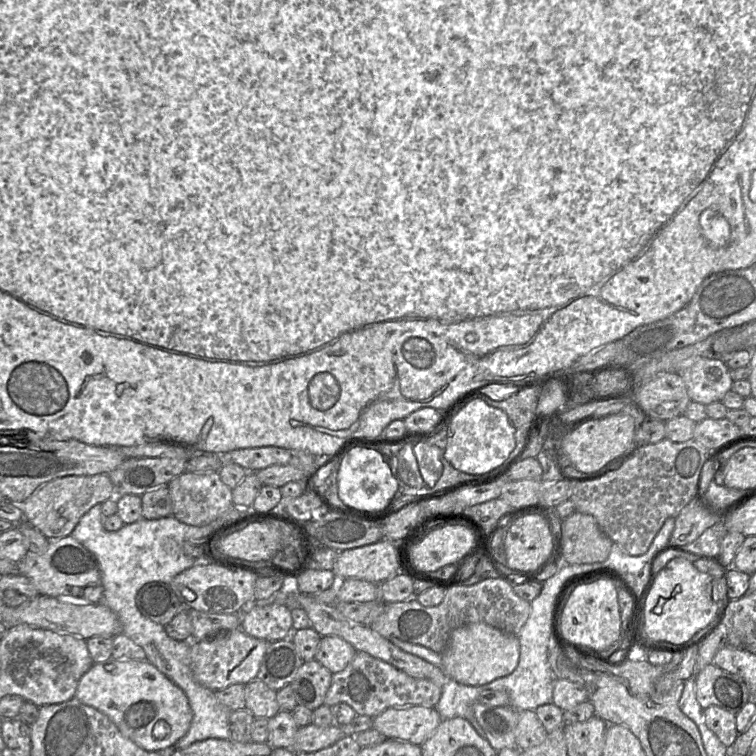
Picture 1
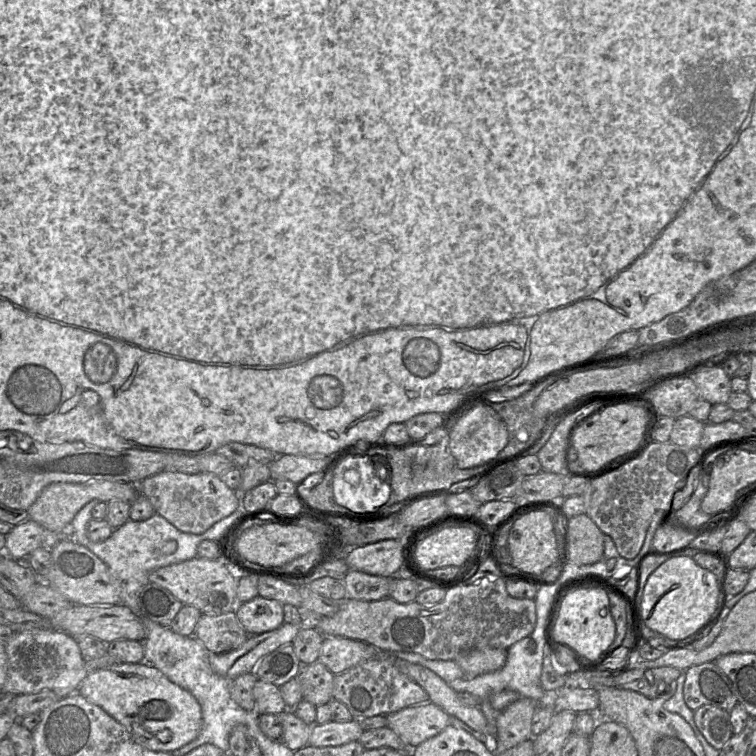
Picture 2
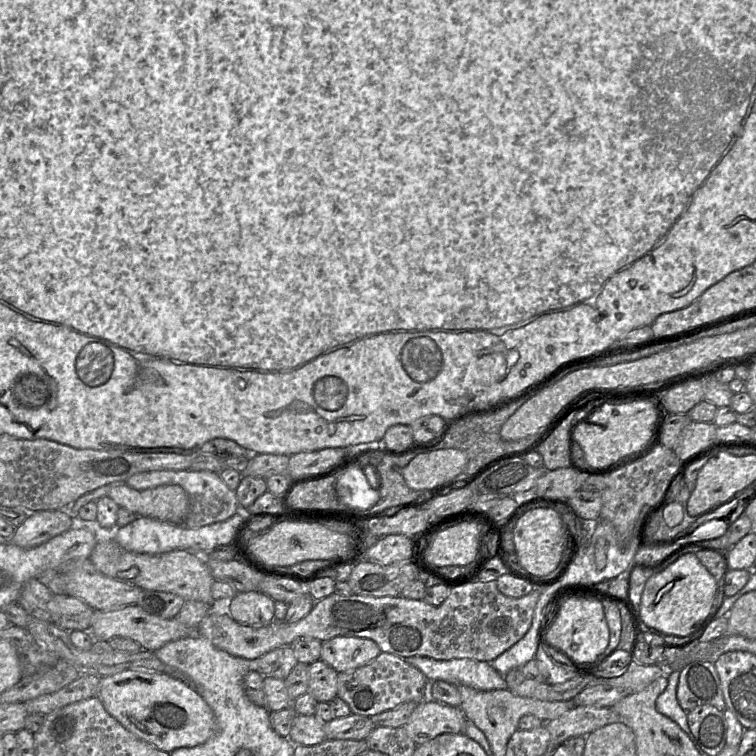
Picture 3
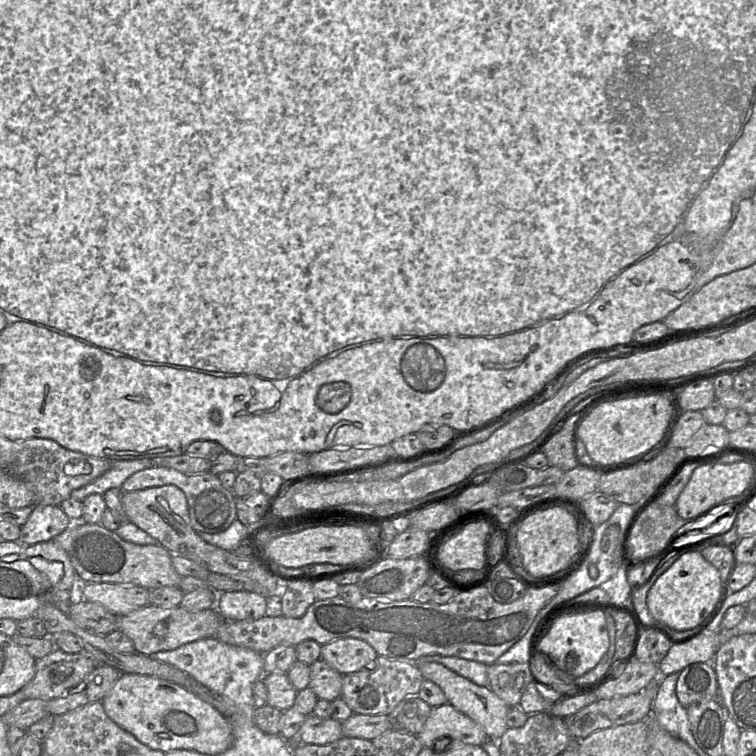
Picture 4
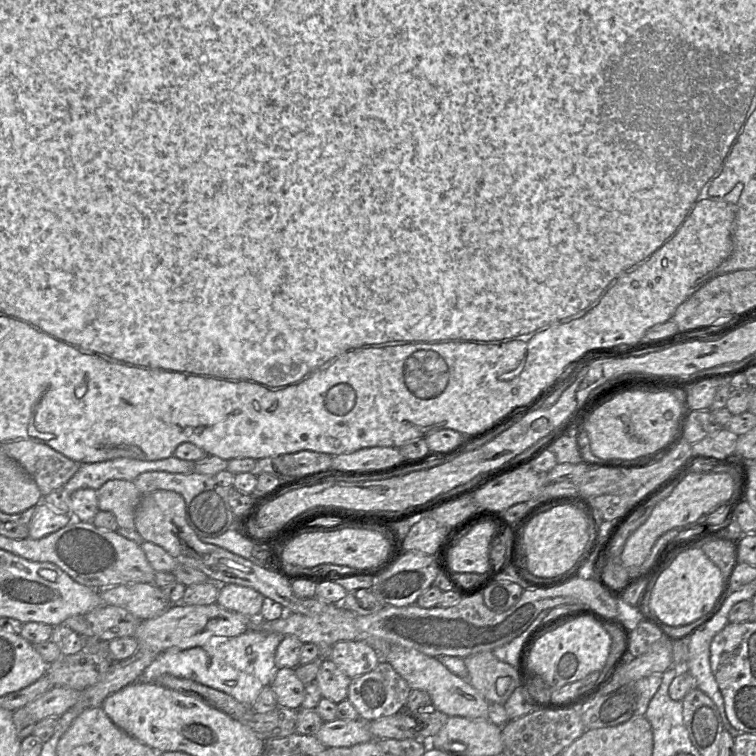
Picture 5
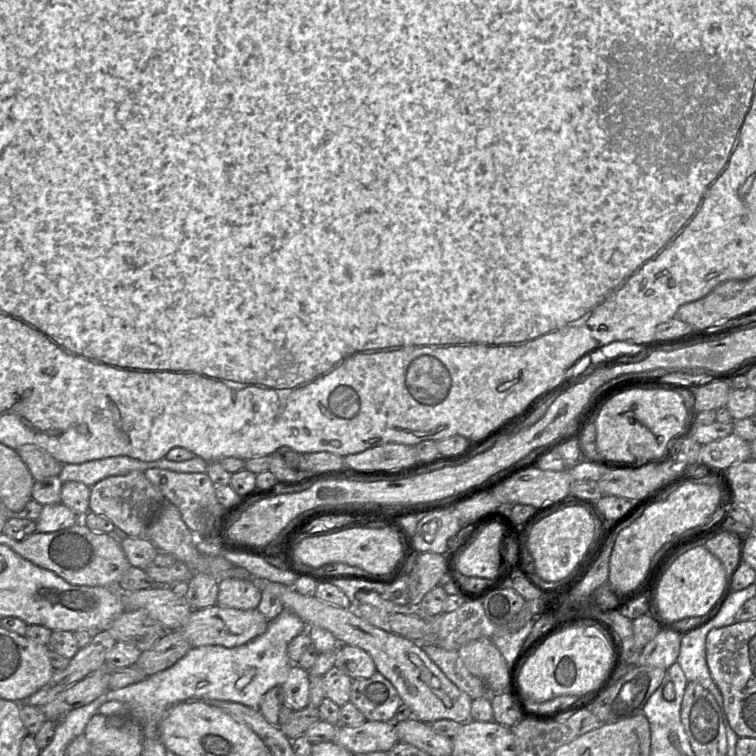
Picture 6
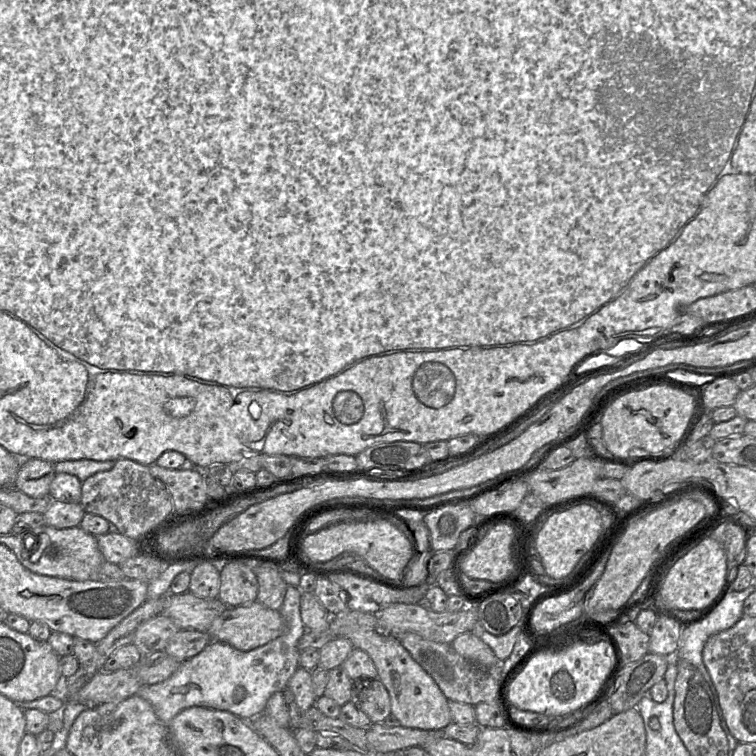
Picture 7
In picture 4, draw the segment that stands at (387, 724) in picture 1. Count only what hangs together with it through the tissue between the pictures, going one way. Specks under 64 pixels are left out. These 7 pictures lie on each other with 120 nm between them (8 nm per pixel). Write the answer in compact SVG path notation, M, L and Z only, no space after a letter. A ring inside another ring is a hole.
M449 703L432 708L422 731L416 735L424 748L433 748L434 743L442 737L450 736L464 744L482 746L488 739L484 729L472 719L459 712Z

